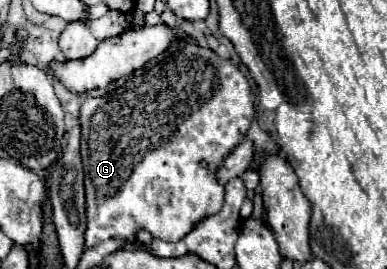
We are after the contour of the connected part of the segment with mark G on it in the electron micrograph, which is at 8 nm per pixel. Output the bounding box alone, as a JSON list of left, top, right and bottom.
[80,45,254,247]

